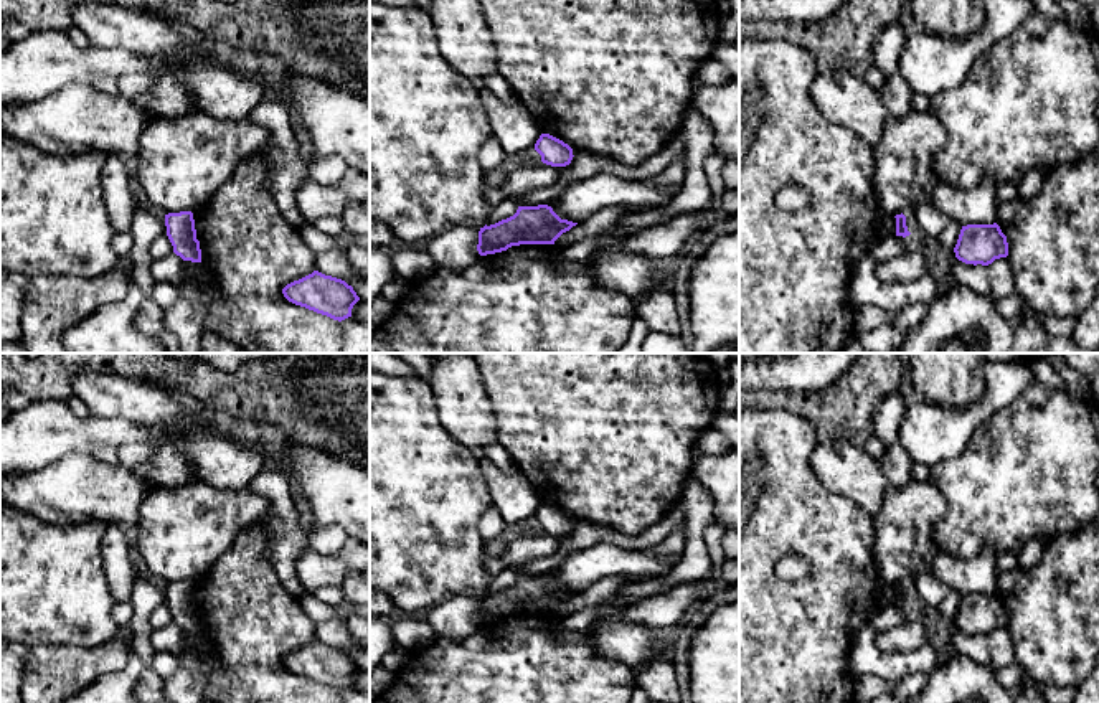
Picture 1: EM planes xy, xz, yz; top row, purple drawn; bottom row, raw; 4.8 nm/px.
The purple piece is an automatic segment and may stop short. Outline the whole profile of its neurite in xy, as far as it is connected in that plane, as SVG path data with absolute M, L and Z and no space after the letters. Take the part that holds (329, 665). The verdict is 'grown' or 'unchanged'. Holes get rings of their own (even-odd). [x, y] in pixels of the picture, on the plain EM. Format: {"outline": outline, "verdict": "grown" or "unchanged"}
{"outline": "M318 640L287 653L282 663L289 672L338 691L351 686L351 678L360 670L345 650Z", "verdict": "unchanged"}

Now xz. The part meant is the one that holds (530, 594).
{"outline": "M518 576L516 583L479 601L480 625L507 620L520 614L554 614L578 592L561 589L551 576Z", "verdict": "unchanged"}

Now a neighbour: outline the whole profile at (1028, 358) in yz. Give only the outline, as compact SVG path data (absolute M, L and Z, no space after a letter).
M980 353L982 360L992 363L1026 363L1031 365L1035 360L1041 358L1041 353Z

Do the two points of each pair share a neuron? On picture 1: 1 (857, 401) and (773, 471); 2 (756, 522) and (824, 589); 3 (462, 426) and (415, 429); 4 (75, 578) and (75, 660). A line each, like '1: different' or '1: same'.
1: different
2: same
3: different
4: different

